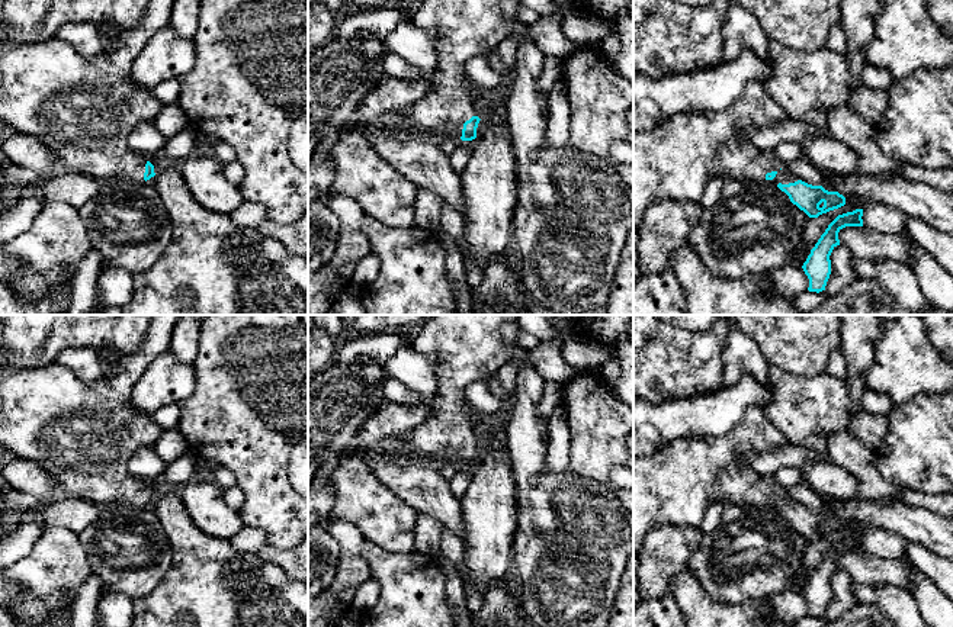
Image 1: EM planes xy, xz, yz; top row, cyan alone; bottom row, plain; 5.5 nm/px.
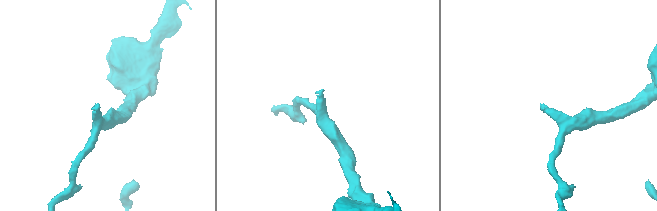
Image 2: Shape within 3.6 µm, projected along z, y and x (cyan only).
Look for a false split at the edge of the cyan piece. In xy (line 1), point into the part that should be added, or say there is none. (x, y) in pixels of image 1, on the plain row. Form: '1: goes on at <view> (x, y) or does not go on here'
1: goes on at xy (83, 434)

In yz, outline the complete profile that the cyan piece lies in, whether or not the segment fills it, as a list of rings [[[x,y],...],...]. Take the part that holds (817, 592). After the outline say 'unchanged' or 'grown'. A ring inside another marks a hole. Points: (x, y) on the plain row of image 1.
[[[856,534],[838,540],[821,560],[815,572],[811,575],[802,594],[809,604],[809,617],[825,615],[827,607],[831,599],[831,585],[830,581],[832,575],[840,570],[838,557],[845,552],[863,552],[863,534]]]; unchanged

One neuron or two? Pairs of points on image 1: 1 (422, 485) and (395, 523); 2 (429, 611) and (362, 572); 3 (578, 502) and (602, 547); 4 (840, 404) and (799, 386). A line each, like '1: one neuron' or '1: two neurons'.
1: two neurons
2: two neurons
3: one neuron
4: one neuron

